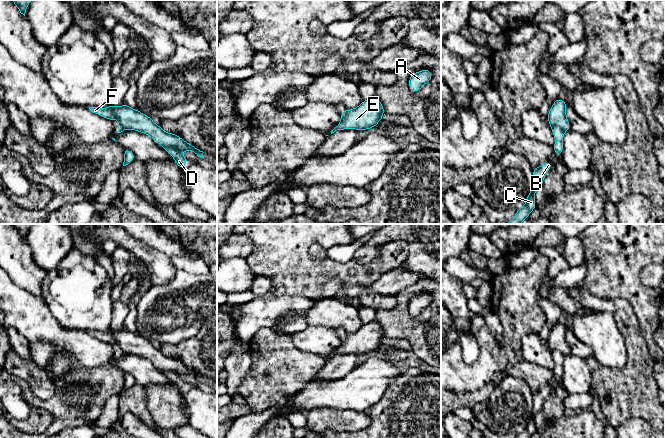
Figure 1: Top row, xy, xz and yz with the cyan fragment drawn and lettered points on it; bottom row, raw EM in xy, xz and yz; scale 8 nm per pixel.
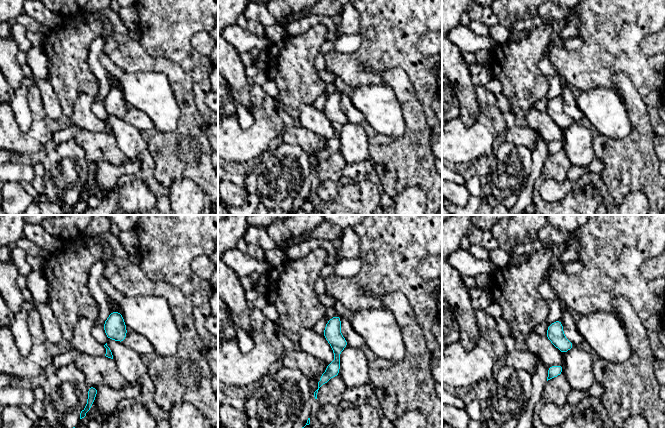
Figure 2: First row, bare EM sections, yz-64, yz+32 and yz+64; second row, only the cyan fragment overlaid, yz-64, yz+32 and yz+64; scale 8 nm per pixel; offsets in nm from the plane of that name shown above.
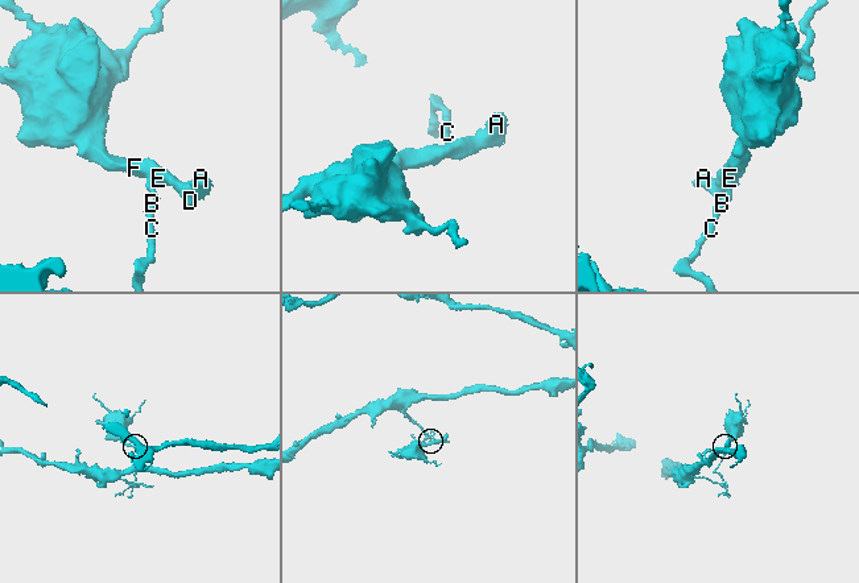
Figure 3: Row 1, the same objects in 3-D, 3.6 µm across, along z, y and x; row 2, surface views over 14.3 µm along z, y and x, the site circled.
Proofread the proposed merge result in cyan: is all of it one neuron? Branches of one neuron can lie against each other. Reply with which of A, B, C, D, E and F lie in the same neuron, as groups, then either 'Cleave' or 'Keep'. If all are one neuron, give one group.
Groups: A D E F / B C. Cleave

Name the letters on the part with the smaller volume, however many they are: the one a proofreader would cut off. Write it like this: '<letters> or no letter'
A, D, E, F

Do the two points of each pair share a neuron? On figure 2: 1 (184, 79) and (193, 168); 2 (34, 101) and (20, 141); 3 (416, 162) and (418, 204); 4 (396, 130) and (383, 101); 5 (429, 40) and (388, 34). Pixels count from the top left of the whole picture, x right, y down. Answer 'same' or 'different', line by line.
1: same
2: same
3: different
4: same
5: different

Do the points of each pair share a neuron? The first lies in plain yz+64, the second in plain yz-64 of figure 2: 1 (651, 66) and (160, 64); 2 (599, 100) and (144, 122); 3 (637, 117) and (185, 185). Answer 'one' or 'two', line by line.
1: two
2: two
3: two

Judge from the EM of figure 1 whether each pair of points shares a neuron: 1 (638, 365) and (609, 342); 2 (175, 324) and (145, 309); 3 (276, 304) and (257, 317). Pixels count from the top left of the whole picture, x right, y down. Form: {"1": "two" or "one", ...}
{"1": "two", "2": "one", "3": "one"}

